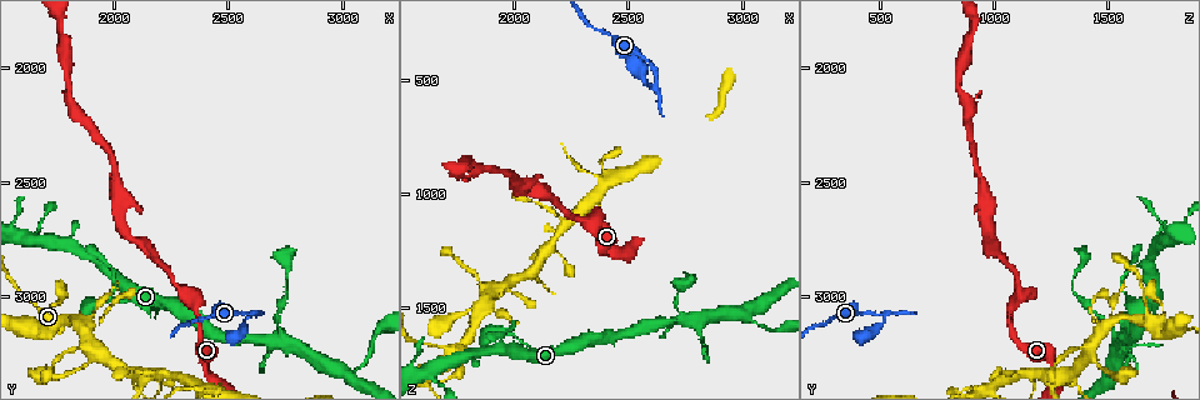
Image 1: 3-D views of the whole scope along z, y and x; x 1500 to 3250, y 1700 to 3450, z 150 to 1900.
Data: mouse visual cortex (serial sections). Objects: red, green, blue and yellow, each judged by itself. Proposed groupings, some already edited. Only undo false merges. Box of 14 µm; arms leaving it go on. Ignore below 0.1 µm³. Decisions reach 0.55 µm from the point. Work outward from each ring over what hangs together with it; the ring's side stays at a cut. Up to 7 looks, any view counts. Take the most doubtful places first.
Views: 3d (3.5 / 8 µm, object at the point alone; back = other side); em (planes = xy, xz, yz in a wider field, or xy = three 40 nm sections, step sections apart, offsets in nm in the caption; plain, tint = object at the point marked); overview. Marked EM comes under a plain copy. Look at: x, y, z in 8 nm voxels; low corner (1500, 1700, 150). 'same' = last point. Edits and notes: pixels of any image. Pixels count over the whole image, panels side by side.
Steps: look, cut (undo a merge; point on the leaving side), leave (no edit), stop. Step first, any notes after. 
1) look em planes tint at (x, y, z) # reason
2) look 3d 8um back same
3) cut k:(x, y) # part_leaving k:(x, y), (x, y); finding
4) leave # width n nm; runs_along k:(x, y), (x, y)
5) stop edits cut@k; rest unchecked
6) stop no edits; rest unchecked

look 3d 8um at (2600, 3080, 530) # abrupt turn

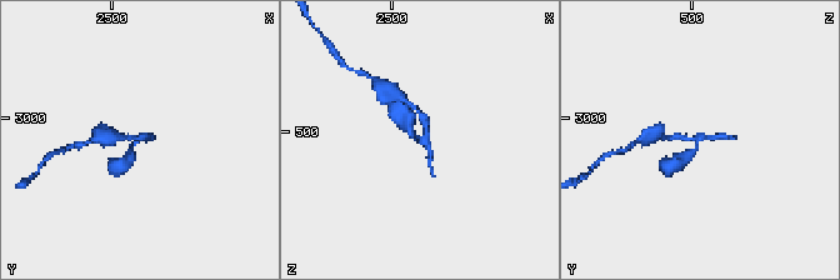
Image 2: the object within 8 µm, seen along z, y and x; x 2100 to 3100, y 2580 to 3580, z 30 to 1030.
look em xy step 2 tint at (2600, 3070, 530) # need the tissue

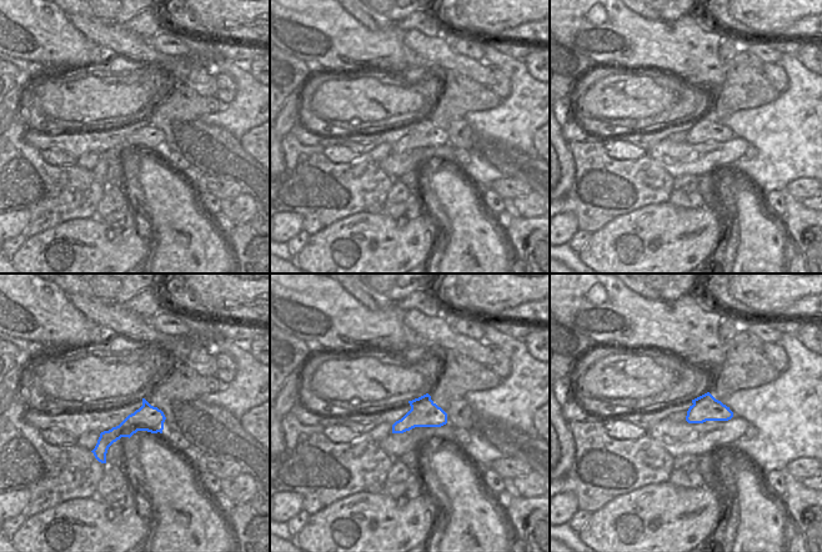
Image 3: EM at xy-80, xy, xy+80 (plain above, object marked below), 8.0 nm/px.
leave # runs_along 3:(160, 415), (116, 432), (101, 458); one cell here

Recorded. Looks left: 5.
look 3d 3.5um at (2720, 3200, 1560) # small branch off a trunk

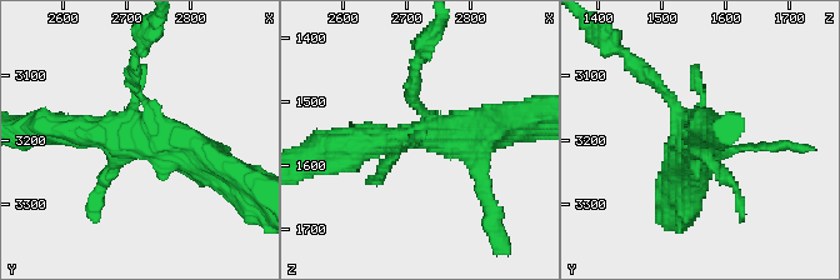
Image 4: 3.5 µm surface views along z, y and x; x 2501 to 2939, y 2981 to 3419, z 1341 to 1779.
look em xy step 2 tint at (2735, 3190, 1555)

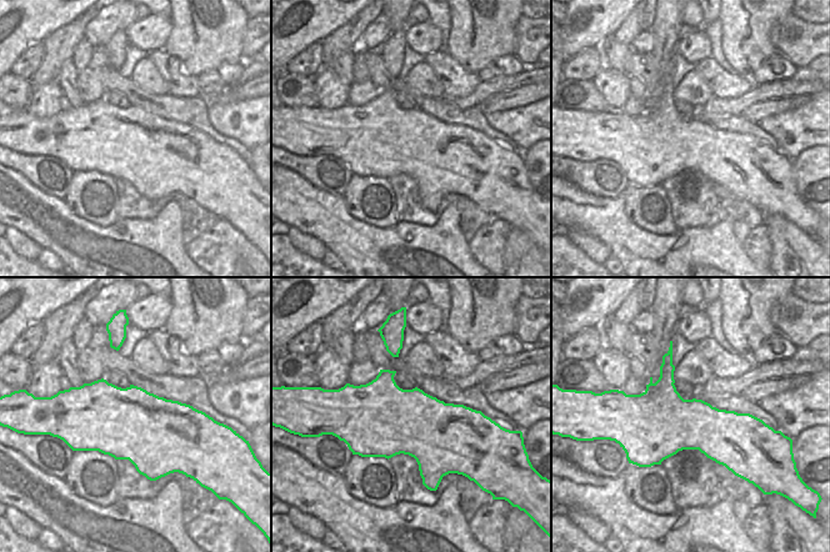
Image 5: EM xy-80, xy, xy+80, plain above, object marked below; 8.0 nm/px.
leave # continuous, no second cell

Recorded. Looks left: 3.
look 3d 3.5um back at (1910, 3240, 1410) # small branch off a trunk

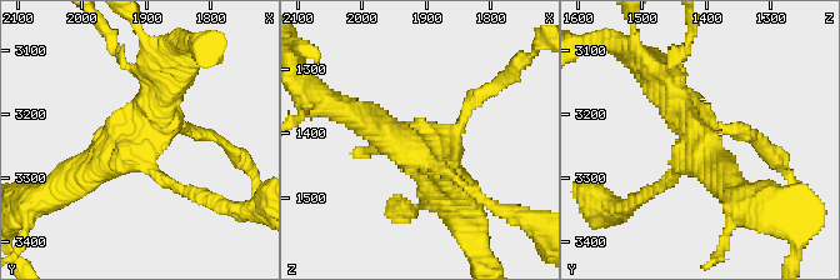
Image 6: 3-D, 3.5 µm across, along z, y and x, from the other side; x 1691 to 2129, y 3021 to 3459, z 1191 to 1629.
look em xy step 2 tint at (1915, 3245, 1415)

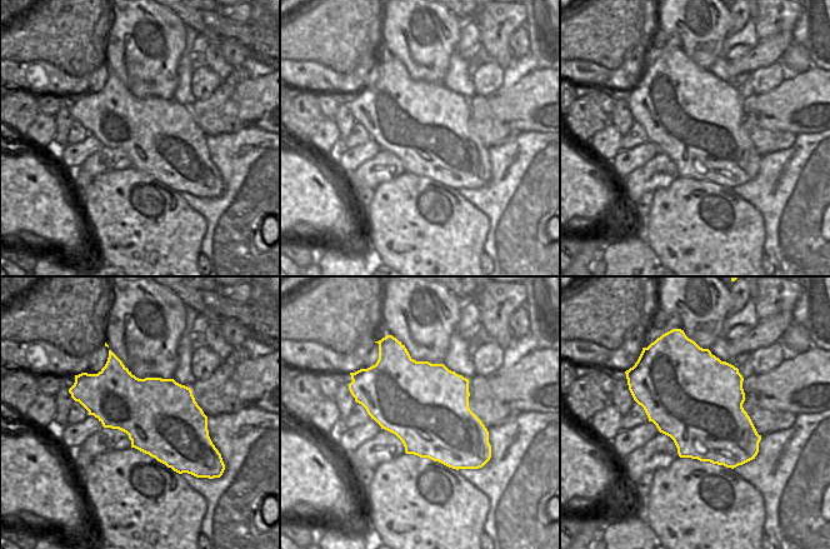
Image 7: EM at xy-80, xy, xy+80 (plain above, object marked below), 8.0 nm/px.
look em xy step 3 tint same # another direction

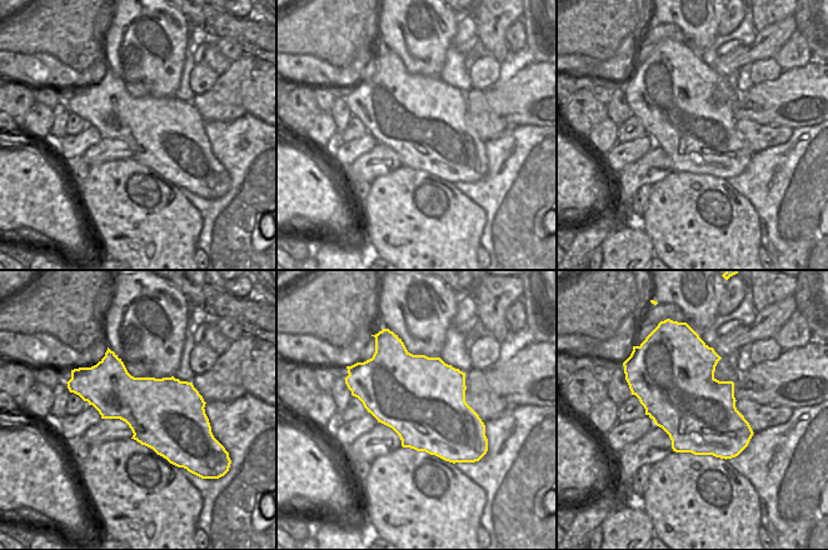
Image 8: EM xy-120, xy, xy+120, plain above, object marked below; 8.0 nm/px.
leave # runs_along 6:(174, 78), (154, 124), (70, 181); all the same cell

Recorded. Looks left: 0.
stop no edits; rest unchecked

